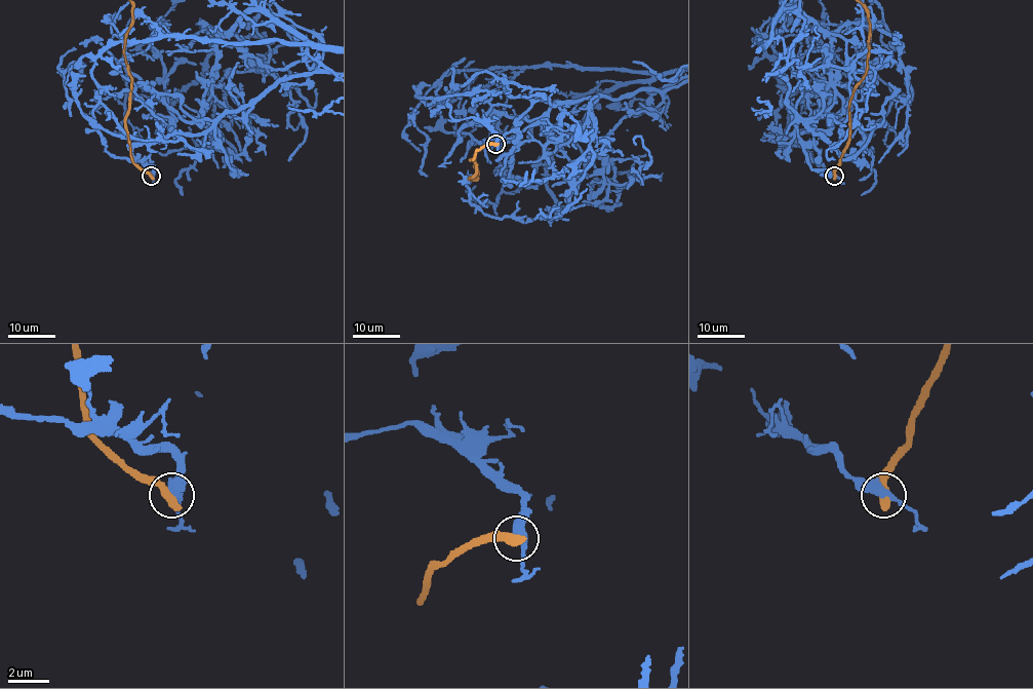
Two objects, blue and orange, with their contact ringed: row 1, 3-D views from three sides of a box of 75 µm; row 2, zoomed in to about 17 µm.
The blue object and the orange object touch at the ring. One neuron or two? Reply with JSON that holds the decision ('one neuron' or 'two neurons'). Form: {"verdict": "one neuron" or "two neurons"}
{"verdict": "two neurons"}

